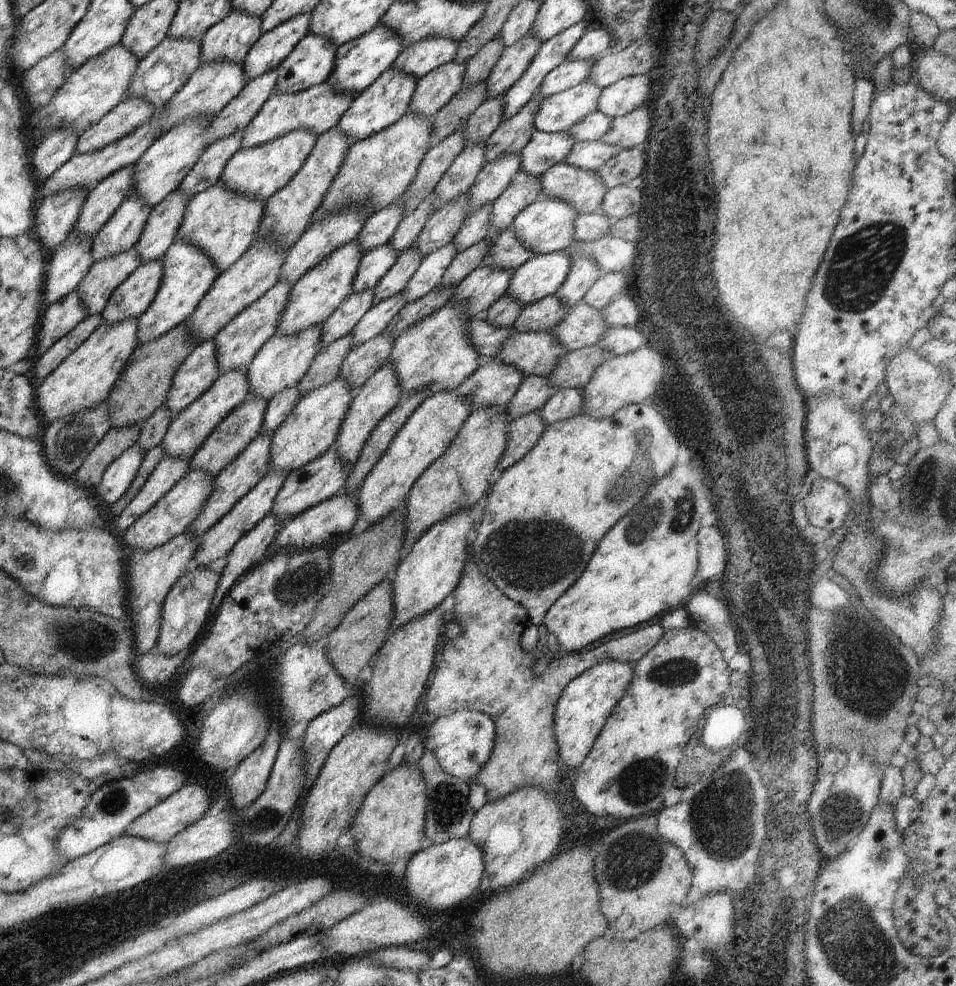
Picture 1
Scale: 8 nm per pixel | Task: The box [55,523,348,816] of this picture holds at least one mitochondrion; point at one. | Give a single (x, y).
(305, 582)

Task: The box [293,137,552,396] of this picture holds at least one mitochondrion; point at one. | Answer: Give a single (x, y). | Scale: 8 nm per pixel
(346, 192)

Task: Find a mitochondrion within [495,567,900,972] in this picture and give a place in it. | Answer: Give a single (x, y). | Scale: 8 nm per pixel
(717, 820)

